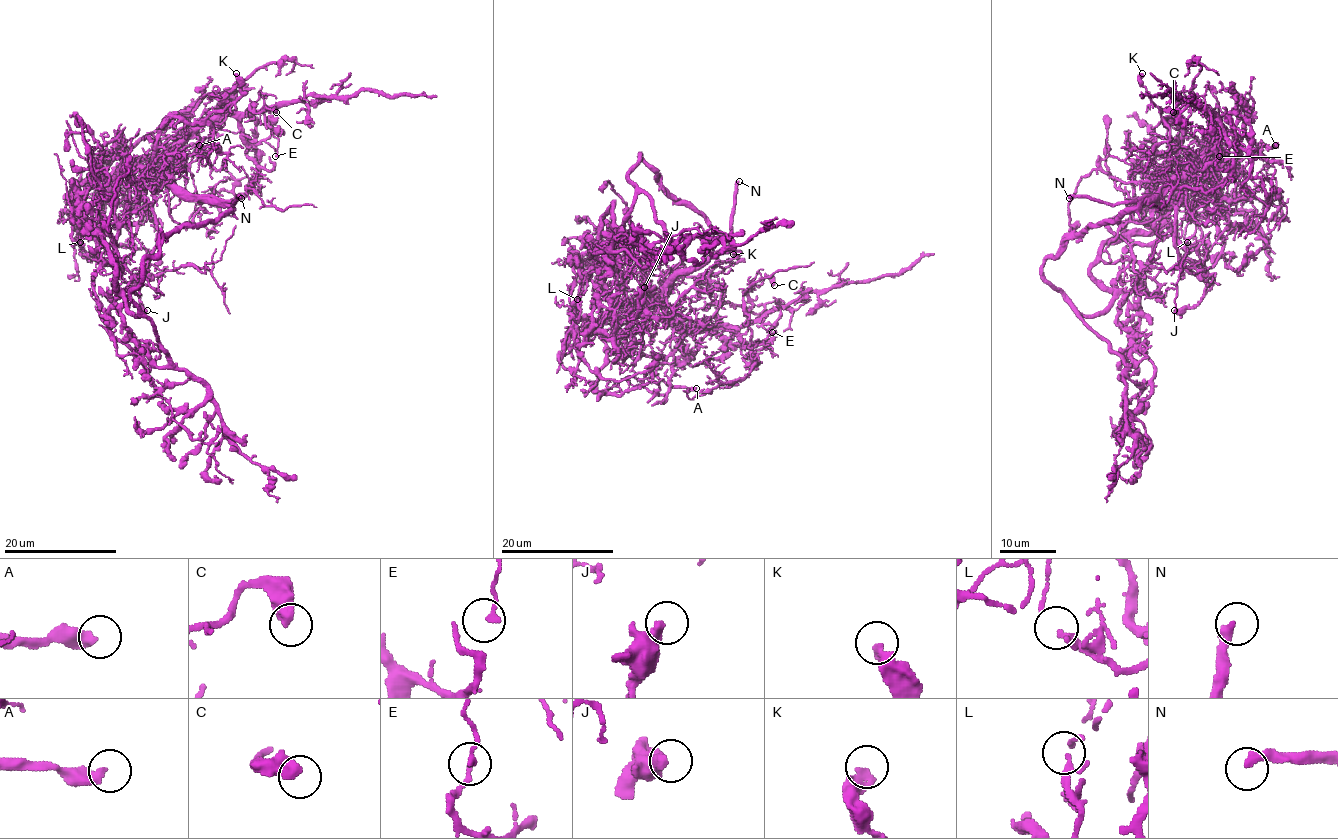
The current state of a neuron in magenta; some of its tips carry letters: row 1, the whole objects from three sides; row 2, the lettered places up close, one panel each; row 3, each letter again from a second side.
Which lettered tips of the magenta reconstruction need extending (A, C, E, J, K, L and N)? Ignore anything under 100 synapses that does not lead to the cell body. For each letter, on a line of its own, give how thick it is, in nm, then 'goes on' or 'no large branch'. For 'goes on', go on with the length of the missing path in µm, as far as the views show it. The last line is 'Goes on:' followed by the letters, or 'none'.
A: 380 nm | no large branch
C: 480 nm | no large branch
E: 130 nm | no large branch
J: 440 nm | no large branch
K: 360 nm | no large branch
L: 120 nm | no large branch
N: 300 nm | goes on | 130 µm
Goes on: N

